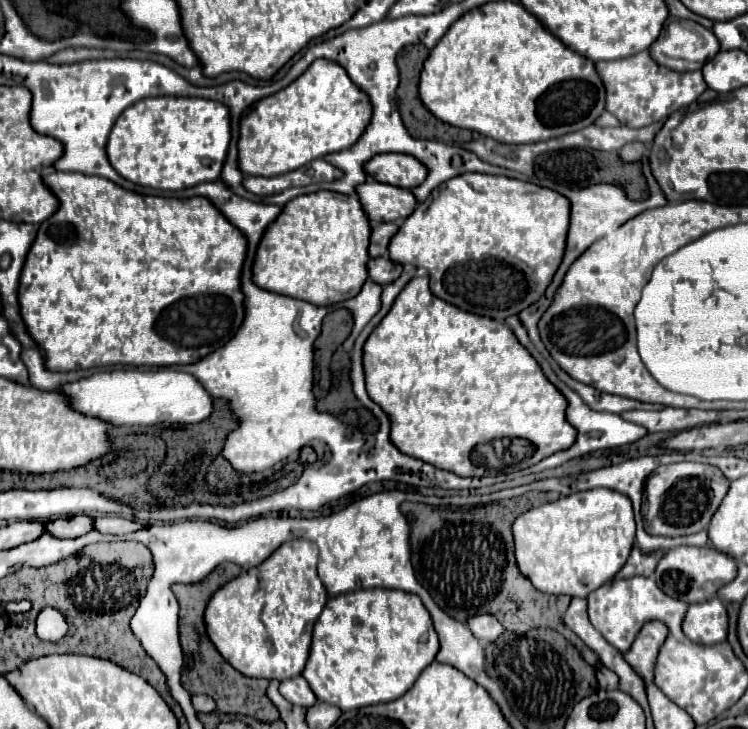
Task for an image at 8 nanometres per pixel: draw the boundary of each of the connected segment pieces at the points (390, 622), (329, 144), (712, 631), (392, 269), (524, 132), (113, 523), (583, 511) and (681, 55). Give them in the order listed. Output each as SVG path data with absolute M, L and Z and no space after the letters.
M359 589L327 601L313 627L311 653L301 675L319 701L349 711L399 699L437 651L433 621L417 595L395 589Z
M315 59L289 87L259 99L239 121L239 169L243 175L275 177L329 153L351 147L371 119L371 103L347 77L345 69Z
M721 599L689 605L683 619L683 633L701 645L715 645L727 639L727 609Z
M377 257L377 259L369 259L367 261L367 273L369 279L379 283L379 285L387 285L393 283L399 275L401 275L403 267L399 263L393 263L387 257Z
M491 1L461 15L425 59L419 97L423 105L443 123L471 129L501 143L537 143L579 131L603 113L605 89L595 63L575 55L551 35L529 11L511 1Z
M95 517L93 519L93 529L99 533L111 533L111 535L125 535L137 529L143 529L141 523L129 521L123 517Z
M591 489L529 509L513 523L519 571L541 591L585 599L627 561L635 541L633 507L627 495Z
M677 19L669 21L663 27L659 39L651 45L649 53L661 67L667 67L671 71L697 71L703 67L703 63L711 61L719 53L719 41L703 25L689 19Z

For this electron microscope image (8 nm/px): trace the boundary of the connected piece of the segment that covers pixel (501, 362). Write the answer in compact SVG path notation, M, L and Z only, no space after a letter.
M415 277L411 279L403 291L397 295L391 311L383 317L383 321L373 329L373 333L369 335L369 339L363 345L363 369L365 369L365 387L367 387L367 395L371 397L371 401L375 401L389 417L391 421L391 443L405 455L409 457L417 457L425 463L431 463L433 467L439 469L447 469L459 477L495 477L501 473L511 473L511 471L519 471L525 467L531 467L535 463L539 463L541 459L571 447L571 443L575 443L577 431L575 427L571 427L565 421L565 407L567 401L565 397L547 381L547 377L543 375L541 367L537 365L537 361L529 355L529 351L515 339L515 335L511 333L511 329L501 323L501 321L493 321L487 317L479 317L479 315L471 315L467 311L461 311L449 303L443 303L439 297L435 297L429 291L429 277Z

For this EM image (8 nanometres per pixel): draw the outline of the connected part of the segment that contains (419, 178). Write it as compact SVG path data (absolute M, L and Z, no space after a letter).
M381 153L365 163L365 173L379 183L413 189L421 185L427 177L427 169L423 167L425 165L415 161L415 157L411 155Z

